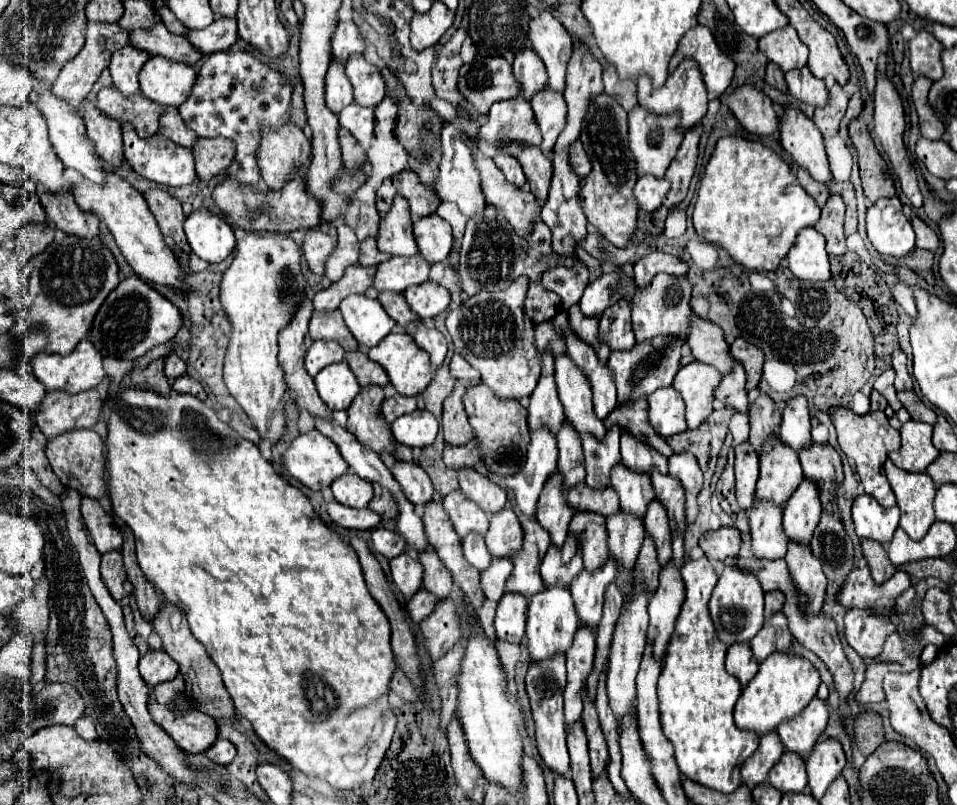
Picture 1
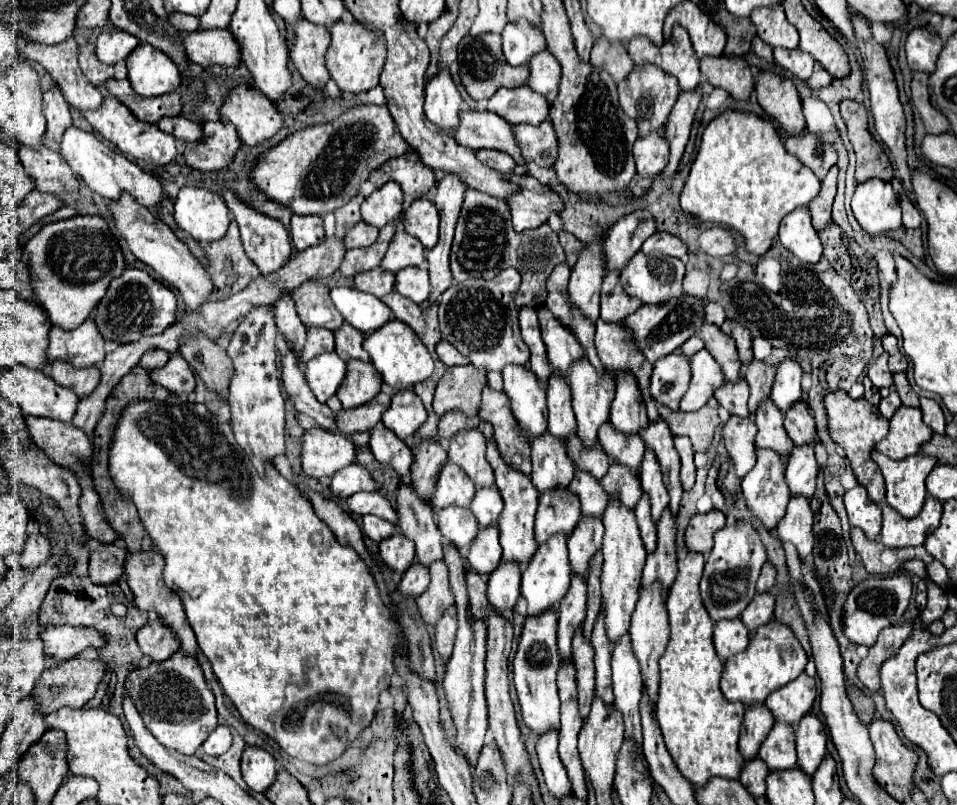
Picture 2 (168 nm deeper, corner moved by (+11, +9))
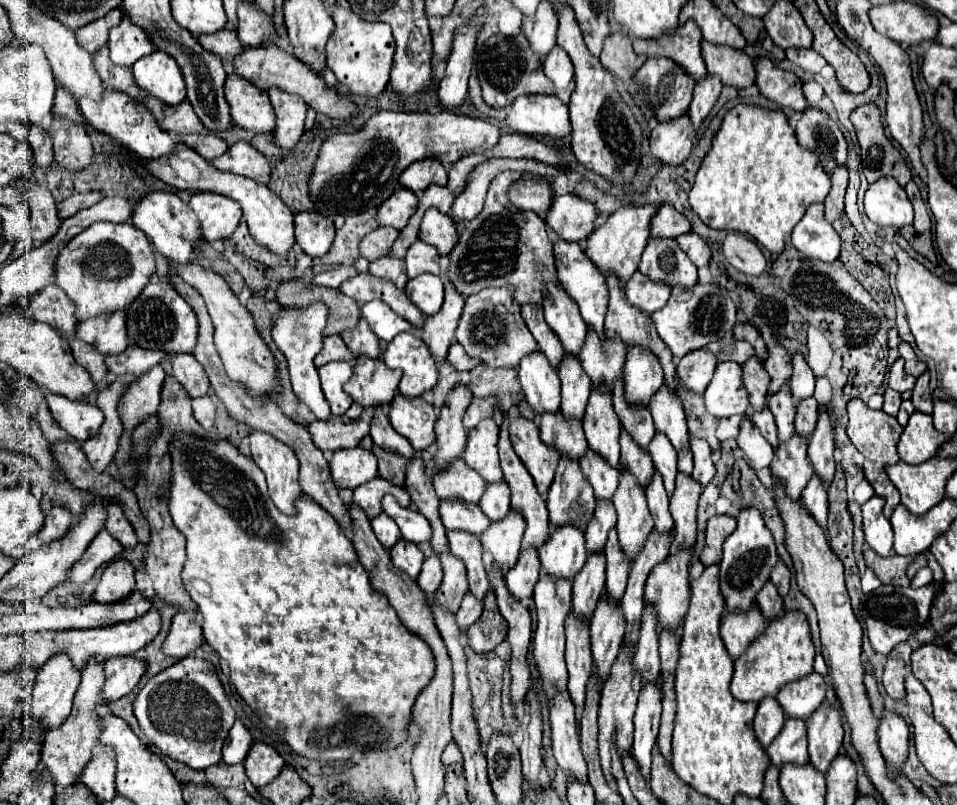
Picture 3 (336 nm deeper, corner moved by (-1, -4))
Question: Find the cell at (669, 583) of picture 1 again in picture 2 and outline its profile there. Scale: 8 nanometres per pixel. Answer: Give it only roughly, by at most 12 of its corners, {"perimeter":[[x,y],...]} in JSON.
{"perimeter":[[676,516],[658,520],[658,546],[646,556],[642,586],[676,580]]}

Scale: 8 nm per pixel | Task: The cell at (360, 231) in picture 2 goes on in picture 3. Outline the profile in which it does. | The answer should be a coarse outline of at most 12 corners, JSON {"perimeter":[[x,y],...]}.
{"perimeter":[[378,227],[360,241],[368,261],[384,257],[398,237],[396,229]]}

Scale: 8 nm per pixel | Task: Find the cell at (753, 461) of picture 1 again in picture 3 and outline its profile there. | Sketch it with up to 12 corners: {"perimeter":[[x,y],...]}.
{"perimeter":[[746,417],[738,447],[754,471],[772,461],[772,445]]}

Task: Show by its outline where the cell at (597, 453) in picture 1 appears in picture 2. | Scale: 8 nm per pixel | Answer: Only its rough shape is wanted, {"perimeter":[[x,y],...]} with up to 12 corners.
{"perimeter":[[586,356],[568,368],[584,446],[608,420],[616,382]]}

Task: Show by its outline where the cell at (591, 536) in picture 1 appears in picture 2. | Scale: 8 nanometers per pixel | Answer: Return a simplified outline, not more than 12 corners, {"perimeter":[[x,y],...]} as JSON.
{"perimeter":[[574,472],[568,488],[580,496],[582,516],[602,518],[608,504],[600,480]]}

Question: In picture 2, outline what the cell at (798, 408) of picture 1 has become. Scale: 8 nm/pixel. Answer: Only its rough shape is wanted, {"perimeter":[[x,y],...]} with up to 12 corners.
{"perimeter":[[786,358],[770,398],[782,412],[800,400],[802,368]]}

